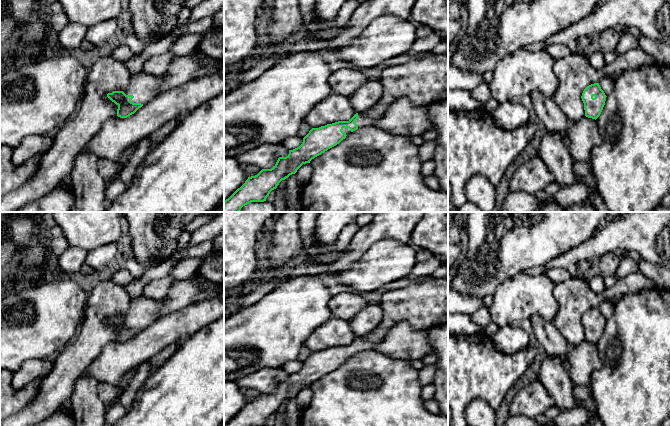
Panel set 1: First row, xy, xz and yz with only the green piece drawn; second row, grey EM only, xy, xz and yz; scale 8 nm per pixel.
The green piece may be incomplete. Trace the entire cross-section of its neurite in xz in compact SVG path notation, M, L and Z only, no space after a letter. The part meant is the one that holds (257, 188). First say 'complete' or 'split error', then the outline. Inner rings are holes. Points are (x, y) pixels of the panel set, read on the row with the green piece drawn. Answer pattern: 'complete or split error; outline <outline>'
split error; outline M422 54L411 58L408 62L385 68L379 78L384 92L382 98L365 112L356 113L349 121L338 121L319 128L312 128L303 138L302 144L289 150L286 157L279 157L271 169L262 169L257 175L248 177L245 183L224 201L224 212L239 212L241 208L251 202L264 202L270 192L277 188L282 180L295 174L297 170L328 149L339 144L351 132L358 128L373 126L386 112L388 106L399 98L407 98L413 105L427 105L429 103L448 99L448 55Z

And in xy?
split error; outline M142 70L132 74L129 85L123 91L113 91L107 97L118 106L117 116L127 118L161 93L159 87L162 81L162 76Z

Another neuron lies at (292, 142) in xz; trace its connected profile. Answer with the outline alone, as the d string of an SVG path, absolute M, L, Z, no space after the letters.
M290 136L288 138L286 138L281 145L283 145L286 149L288 150L293 150L297 147L299 147L303 142L303 139L296 136Z

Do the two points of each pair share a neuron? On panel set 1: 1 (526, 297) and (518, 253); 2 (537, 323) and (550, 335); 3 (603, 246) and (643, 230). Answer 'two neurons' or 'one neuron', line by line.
1: two neurons
2: one neuron
3: one neuron

